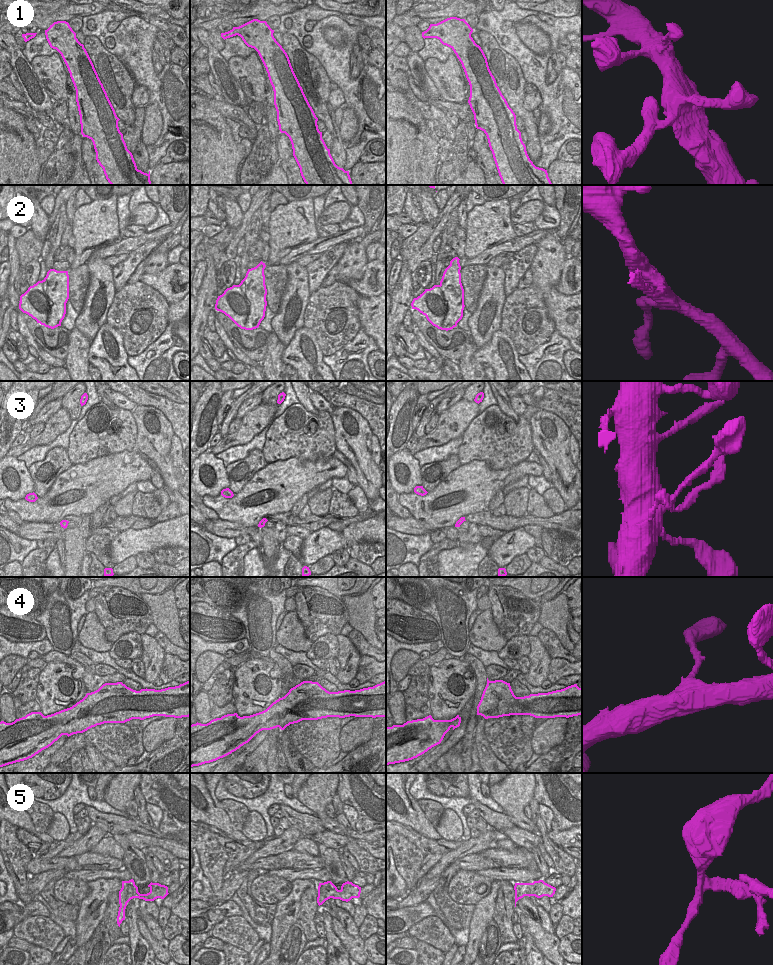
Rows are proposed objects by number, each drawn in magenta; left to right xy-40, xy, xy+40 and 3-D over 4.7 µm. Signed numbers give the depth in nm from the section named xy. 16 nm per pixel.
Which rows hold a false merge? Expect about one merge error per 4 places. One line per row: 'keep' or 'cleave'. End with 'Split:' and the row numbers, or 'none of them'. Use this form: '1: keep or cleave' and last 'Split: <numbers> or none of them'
1: keep
2: cleave
3: keep
4: keep
5: keep
Split: 2

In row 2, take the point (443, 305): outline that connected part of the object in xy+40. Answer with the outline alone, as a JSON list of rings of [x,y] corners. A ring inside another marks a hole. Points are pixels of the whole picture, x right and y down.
[[[449,265],[439,285],[414,298],[412,309],[418,310],[427,320],[441,330],[451,330],[463,317],[464,289],[461,283],[461,266]]]

